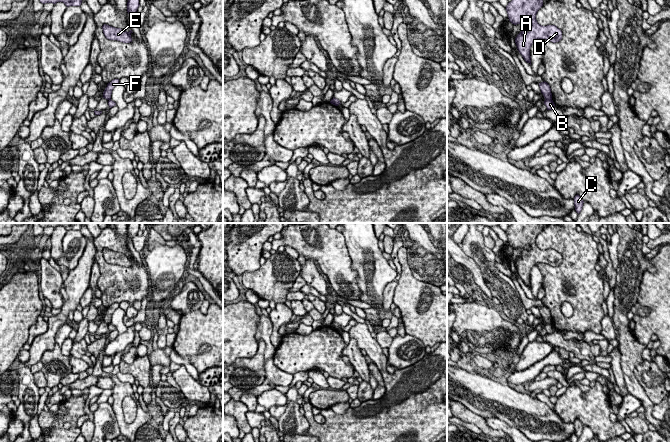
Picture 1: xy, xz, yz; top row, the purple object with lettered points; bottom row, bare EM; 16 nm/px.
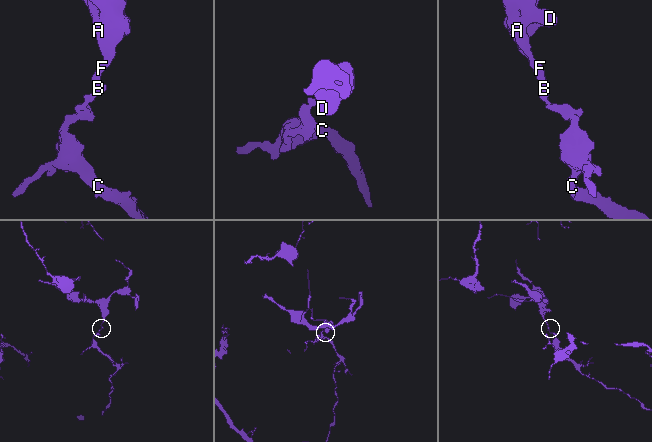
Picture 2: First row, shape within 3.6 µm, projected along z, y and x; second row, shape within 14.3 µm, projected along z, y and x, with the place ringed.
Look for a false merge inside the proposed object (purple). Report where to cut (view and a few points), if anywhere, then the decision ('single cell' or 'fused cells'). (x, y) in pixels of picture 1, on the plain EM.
cut yz (551, 322), (545, 324); fused cells

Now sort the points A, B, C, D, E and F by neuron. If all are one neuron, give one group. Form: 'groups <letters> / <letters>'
groups A D E F / B C

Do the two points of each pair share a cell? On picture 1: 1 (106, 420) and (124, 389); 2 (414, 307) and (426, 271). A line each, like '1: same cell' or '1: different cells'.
1: different cells
2: different cells

